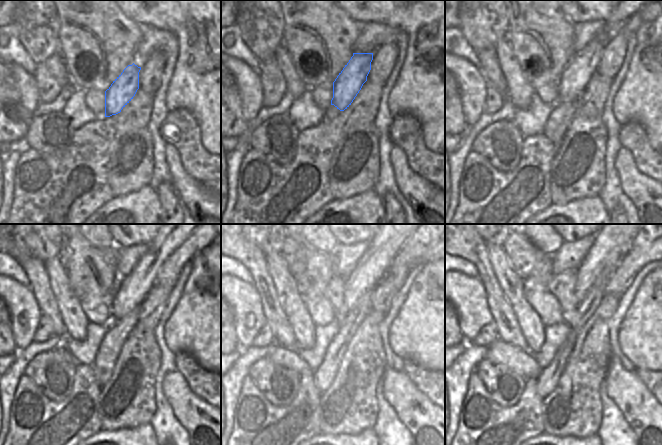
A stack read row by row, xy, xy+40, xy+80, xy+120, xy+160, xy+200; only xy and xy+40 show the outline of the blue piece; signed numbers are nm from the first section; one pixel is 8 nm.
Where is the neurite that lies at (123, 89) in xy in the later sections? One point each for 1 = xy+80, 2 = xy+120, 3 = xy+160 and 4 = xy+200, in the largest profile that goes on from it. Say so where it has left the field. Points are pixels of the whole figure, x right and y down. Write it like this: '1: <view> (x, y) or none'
1: xy+80 (583, 64)
2: xy+120 (131, 291)
3: xy+160 (383, 247)
4: xy+200 (610, 244)

